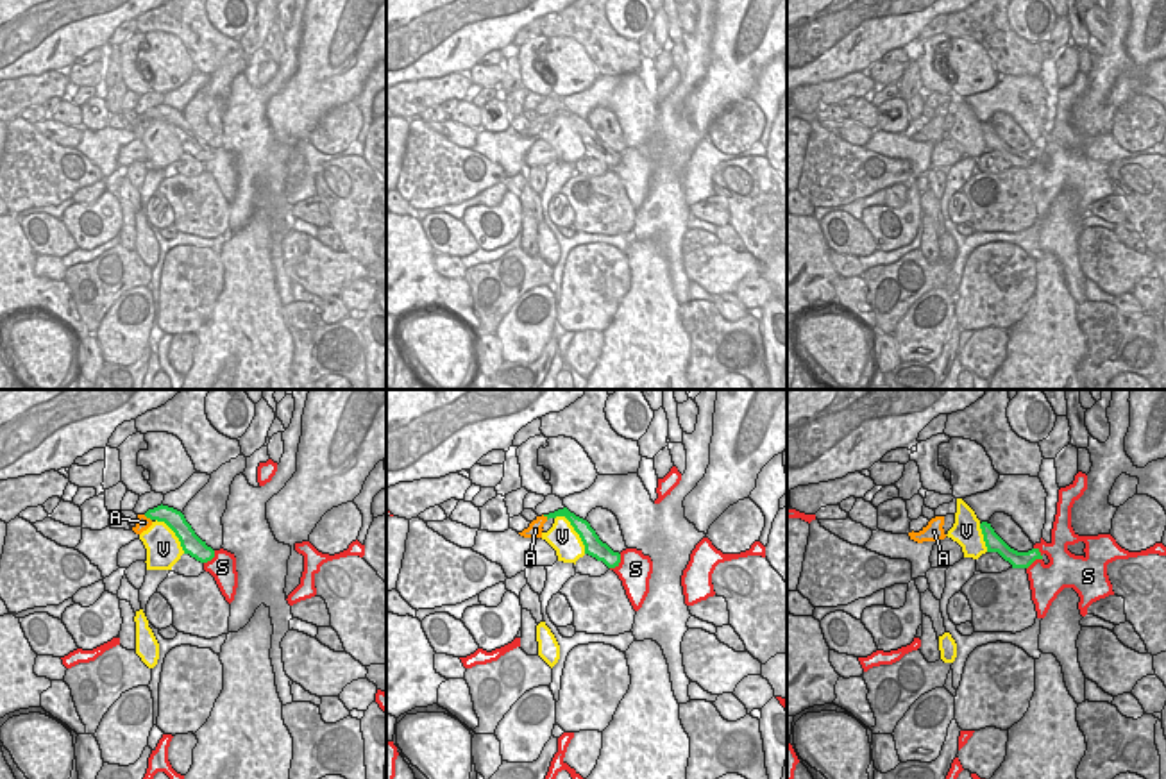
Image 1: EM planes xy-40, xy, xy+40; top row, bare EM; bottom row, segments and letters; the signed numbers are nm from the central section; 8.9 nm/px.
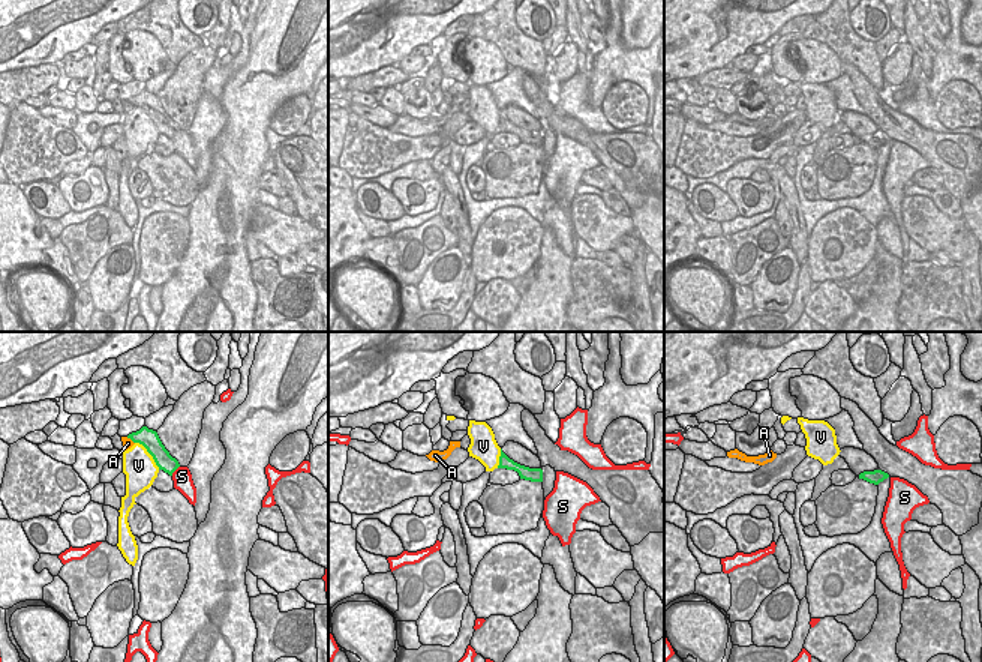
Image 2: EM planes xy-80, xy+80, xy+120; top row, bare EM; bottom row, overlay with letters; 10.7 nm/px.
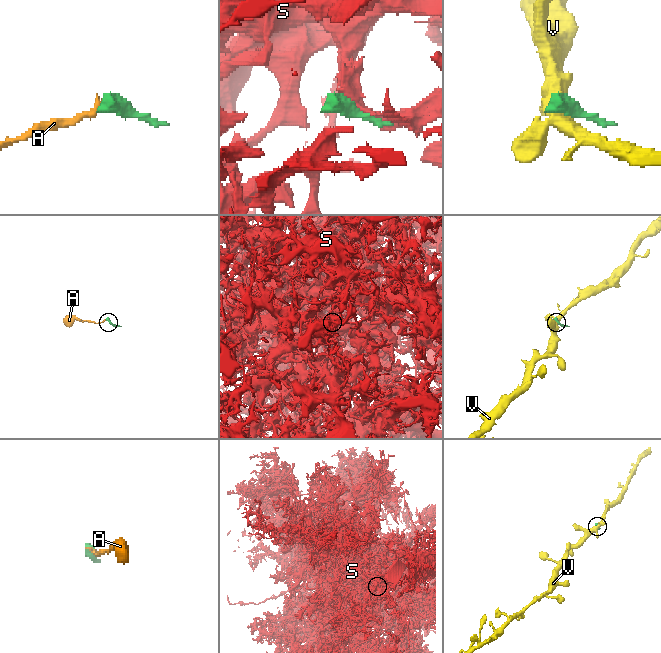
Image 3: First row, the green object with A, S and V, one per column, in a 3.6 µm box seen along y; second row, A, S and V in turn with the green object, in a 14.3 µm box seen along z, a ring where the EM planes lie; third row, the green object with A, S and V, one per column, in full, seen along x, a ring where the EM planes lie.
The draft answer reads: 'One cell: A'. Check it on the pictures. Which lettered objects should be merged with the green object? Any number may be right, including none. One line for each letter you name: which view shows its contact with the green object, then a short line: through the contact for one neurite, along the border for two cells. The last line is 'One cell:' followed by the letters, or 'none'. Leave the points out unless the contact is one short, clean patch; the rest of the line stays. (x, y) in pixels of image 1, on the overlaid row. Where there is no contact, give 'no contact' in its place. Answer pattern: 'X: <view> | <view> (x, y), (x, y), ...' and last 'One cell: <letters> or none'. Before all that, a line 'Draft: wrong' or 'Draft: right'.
Draft: right
A: xy-40 | xy-40 (174, 519), (168, 515), (147, 517), (143, 522)
One cell: A

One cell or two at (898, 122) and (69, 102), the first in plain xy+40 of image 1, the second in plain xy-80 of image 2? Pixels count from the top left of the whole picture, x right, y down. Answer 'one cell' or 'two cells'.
two cells

